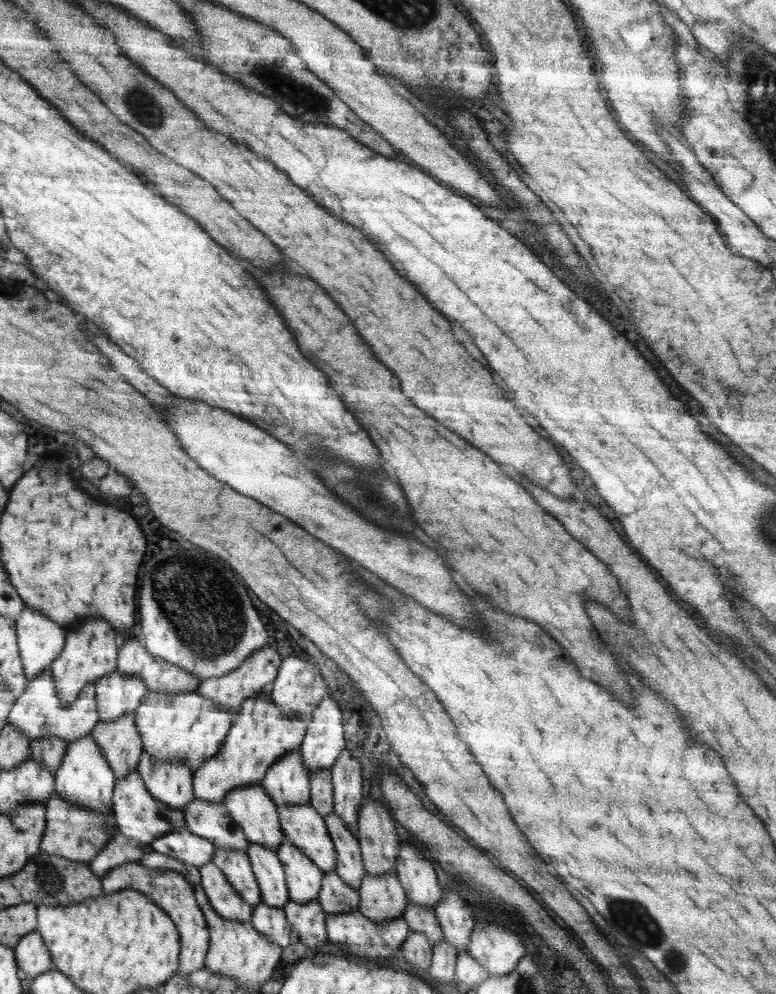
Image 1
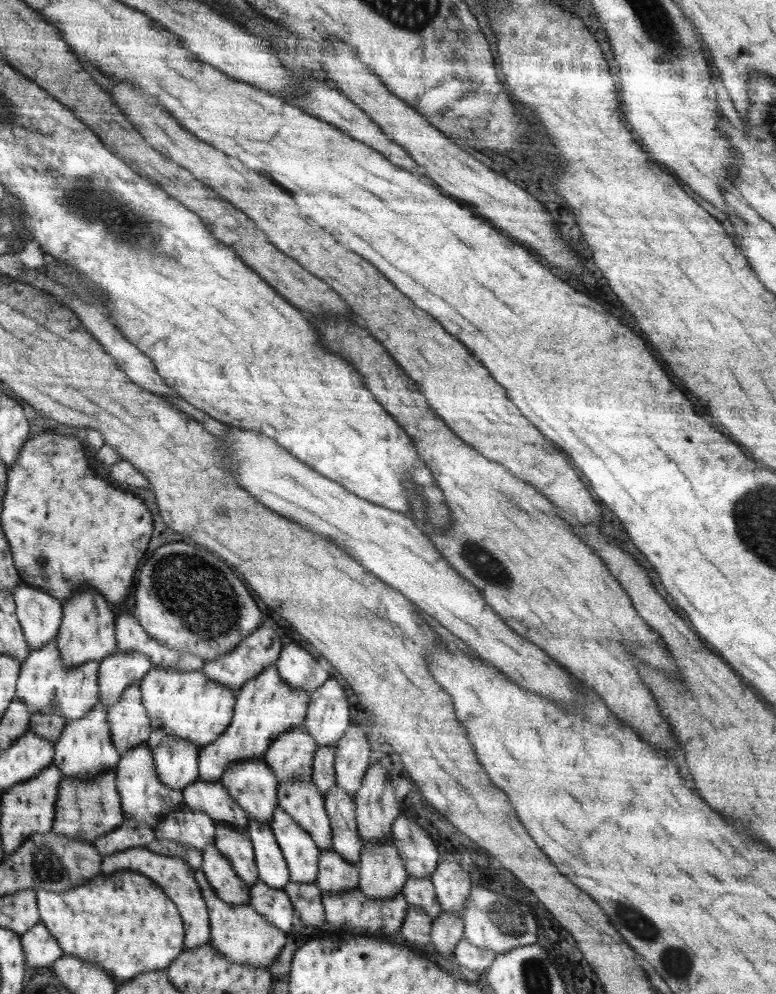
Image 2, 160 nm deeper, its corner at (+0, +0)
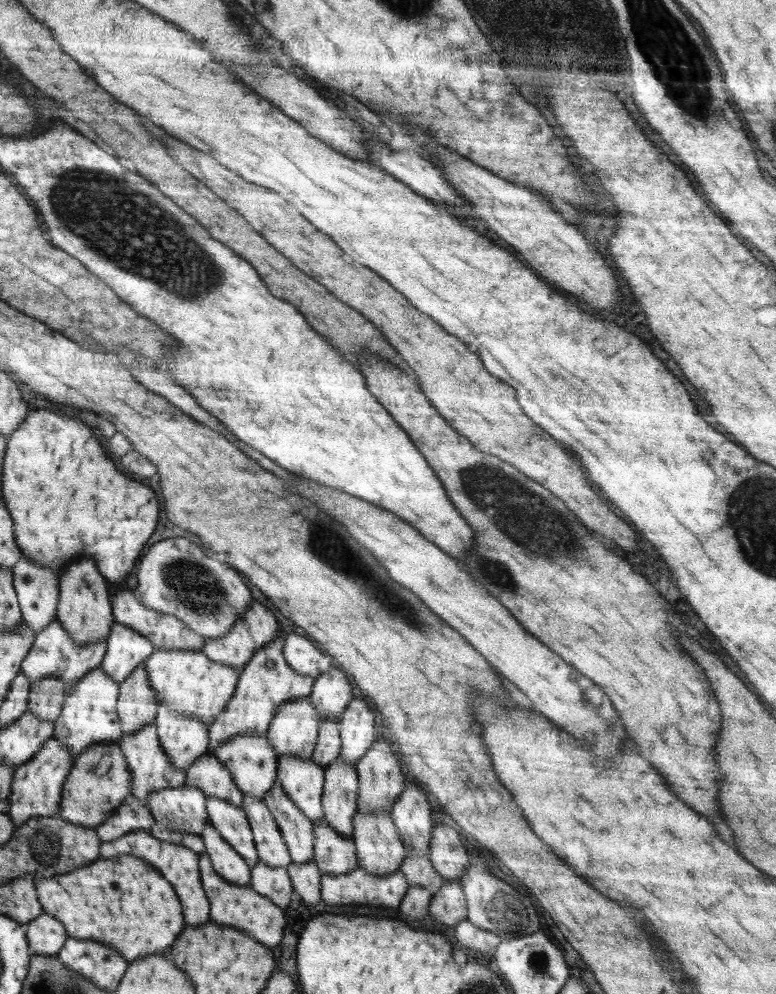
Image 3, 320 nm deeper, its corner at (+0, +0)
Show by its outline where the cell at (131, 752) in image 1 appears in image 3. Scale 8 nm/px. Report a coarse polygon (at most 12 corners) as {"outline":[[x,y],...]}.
{"outline":[[145,663],[119,687],[122,731],[154,722],[159,698]]}

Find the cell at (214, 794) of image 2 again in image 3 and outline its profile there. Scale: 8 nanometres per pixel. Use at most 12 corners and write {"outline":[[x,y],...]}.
{"outline":[[204,754],[185,784],[243,807],[243,791],[219,757]]}

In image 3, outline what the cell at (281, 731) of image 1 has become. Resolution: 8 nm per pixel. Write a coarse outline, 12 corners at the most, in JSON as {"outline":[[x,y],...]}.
{"outline":[[279,639],[242,668],[226,710],[209,726],[213,755],[236,735],[267,734],[284,703],[308,698]]}

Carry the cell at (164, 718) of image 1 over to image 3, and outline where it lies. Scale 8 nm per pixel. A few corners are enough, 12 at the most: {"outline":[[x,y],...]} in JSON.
{"outline":[[155,650],[144,663],[159,706],[208,728],[238,669],[203,650]]}

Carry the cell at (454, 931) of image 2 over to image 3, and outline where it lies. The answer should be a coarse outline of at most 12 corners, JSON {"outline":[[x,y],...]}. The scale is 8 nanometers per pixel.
{"outline":[[459,882],[430,899],[429,915],[448,929],[466,919]]}

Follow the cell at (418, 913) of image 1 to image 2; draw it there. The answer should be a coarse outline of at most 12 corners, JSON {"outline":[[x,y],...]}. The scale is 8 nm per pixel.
{"outline":[[408,877],[402,894],[432,921],[443,911],[431,878]]}

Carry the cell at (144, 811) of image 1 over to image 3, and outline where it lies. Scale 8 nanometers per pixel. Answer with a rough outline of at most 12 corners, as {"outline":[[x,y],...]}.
{"outline":[[155,720],[123,733],[132,775],[131,795],[185,784],[160,744]]}

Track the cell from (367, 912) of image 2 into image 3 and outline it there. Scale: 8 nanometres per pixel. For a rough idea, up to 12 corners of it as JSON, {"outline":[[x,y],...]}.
{"outline":[[362,865],[321,878],[321,900],[354,908],[402,904],[402,871],[378,878]]}

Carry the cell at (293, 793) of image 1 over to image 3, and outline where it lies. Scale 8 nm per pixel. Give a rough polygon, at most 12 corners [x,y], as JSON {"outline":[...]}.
{"outline":[[311,698],[279,708],[267,732],[278,755],[310,759],[319,736]]}

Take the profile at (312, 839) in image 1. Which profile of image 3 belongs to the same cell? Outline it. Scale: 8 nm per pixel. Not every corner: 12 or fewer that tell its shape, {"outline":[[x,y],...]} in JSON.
{"outline":[[278,755],[279,782],[312,823],[325,819],[325,770],[311,758]]}

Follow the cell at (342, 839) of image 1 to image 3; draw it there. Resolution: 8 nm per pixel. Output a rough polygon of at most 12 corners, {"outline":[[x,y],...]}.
{"outline":[[342,757],[324,771],[325,820],[352,840],[357,770]]}

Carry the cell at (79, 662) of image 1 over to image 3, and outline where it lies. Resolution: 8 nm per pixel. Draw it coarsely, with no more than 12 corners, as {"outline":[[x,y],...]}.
{"outline":[[92,560],[59,576],[58,619],[79,645],[114,626],[110,592]]}

